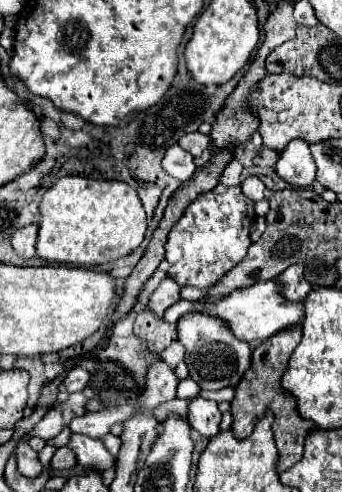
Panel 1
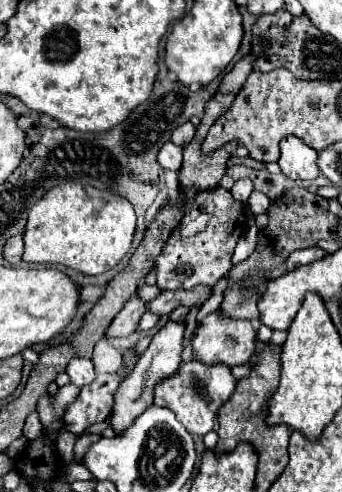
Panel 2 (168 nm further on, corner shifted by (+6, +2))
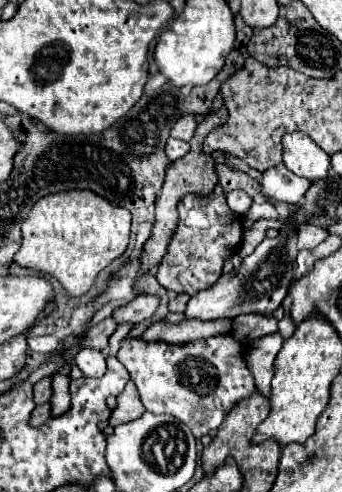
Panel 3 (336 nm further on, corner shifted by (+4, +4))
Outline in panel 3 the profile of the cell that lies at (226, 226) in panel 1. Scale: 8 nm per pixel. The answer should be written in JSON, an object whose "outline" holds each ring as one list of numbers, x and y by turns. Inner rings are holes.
{"outline":[[224,194,184,196,178,204,178,226,156,272,158,282,168,292,186,292,190,296,210,288,222,276,224,260,238,252,242,242,242,230,242,218,228,208]]}

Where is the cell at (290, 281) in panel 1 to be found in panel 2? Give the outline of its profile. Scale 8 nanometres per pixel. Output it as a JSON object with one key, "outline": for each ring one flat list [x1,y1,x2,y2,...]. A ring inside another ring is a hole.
{"outline":[[318,246,304,248,304,250,296,250,296,252,292,252,292,254,288,256,286,266,288,266,288,270,294,270,294,268,298,268,298,266,308,266,308,264,312,264,312,262,316,262,316,260,320,260,320,258,324,258,324,256,326,256,326,252,320,250]]}

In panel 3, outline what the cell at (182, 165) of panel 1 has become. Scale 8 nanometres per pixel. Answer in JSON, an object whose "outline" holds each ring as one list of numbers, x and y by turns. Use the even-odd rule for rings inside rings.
{"outline":[[170,138,168,144,166,144,166,156,174,162,178,158,182,158,184,154,188,154,190,150,190,144,188,142,182,142,182,140,176,140,176,138]]}

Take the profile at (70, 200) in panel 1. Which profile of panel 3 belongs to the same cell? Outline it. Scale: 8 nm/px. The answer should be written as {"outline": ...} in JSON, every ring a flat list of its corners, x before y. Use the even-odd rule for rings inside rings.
{"outline":[[70,190,40,198,22,222,22,244,14,262,54,276,68,296,86,294,100,270,118,258,130,240,130,212,90,190]]}

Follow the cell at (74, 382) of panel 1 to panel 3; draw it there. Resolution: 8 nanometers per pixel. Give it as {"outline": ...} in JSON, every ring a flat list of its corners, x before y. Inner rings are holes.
{"outline":[[82,348,76,354,74,362,84,372,84,376,90,376,90,378,100,378,106,372,106,356,94,348]]}

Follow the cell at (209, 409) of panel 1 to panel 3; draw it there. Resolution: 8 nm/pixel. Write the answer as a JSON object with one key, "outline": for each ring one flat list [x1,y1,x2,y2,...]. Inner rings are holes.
{"outline":[[232,334,210,336,186,344,170,344,162,340,146,342,140,336,126,336,118,352,118,360,130,372,140,400,148,412,172,414,180,418,196,438,216,430,224,416,256,390,254,376,246,366,246,344,238,344]]}

